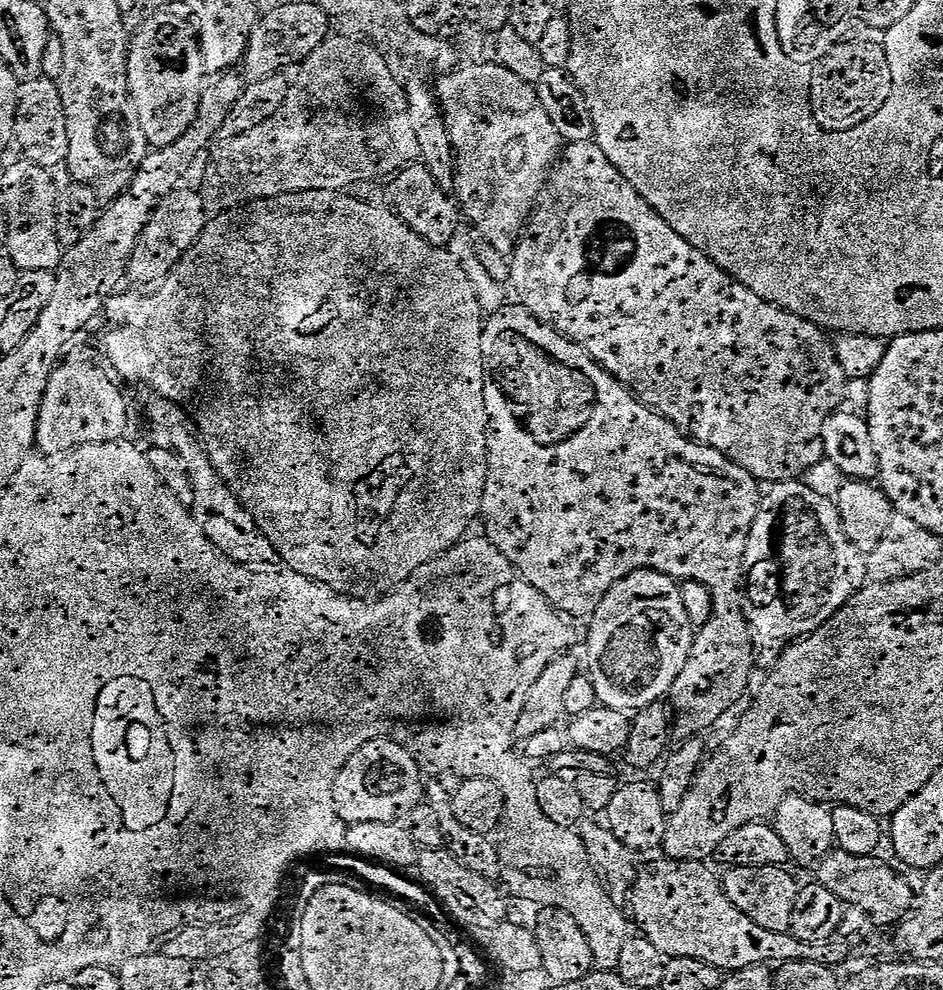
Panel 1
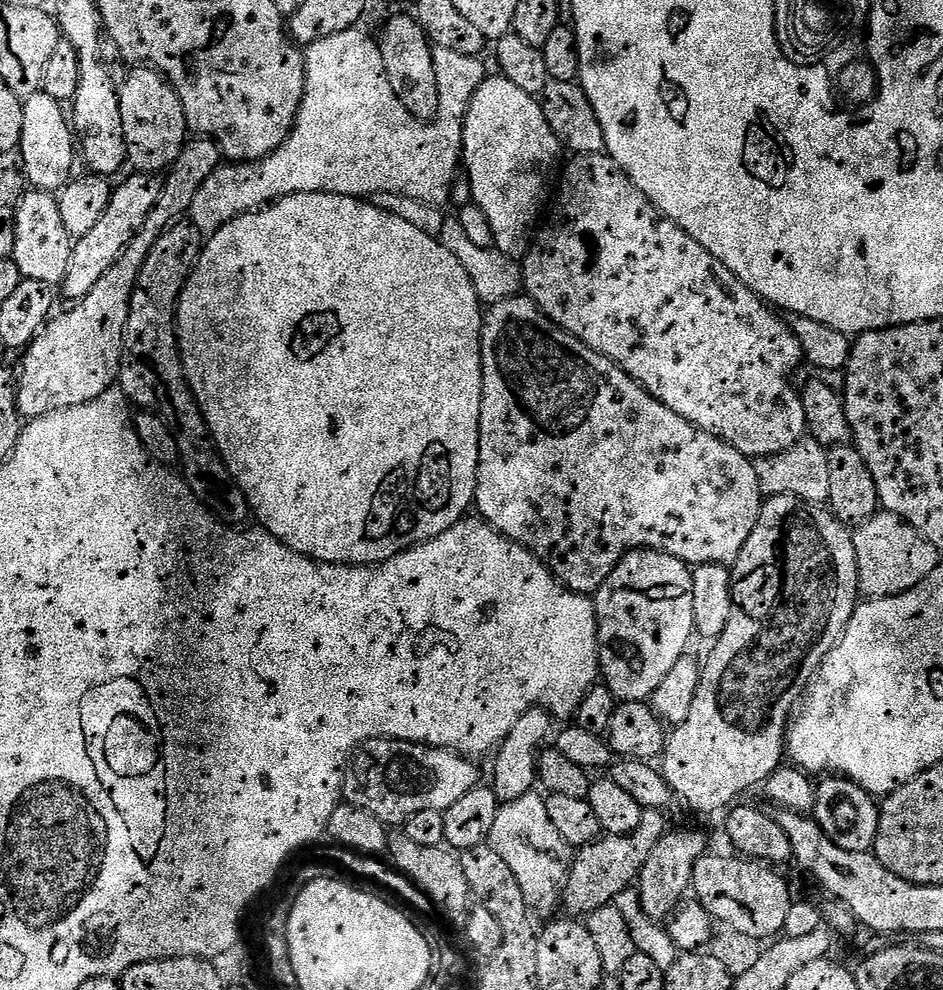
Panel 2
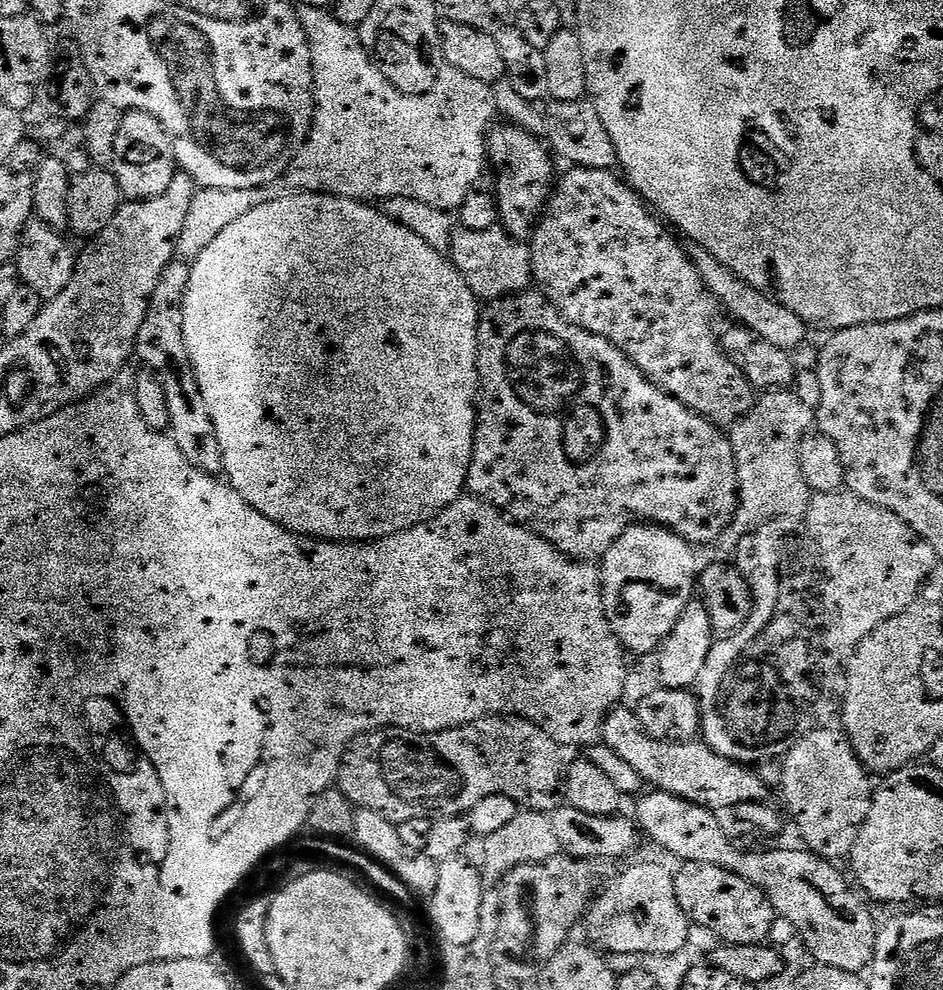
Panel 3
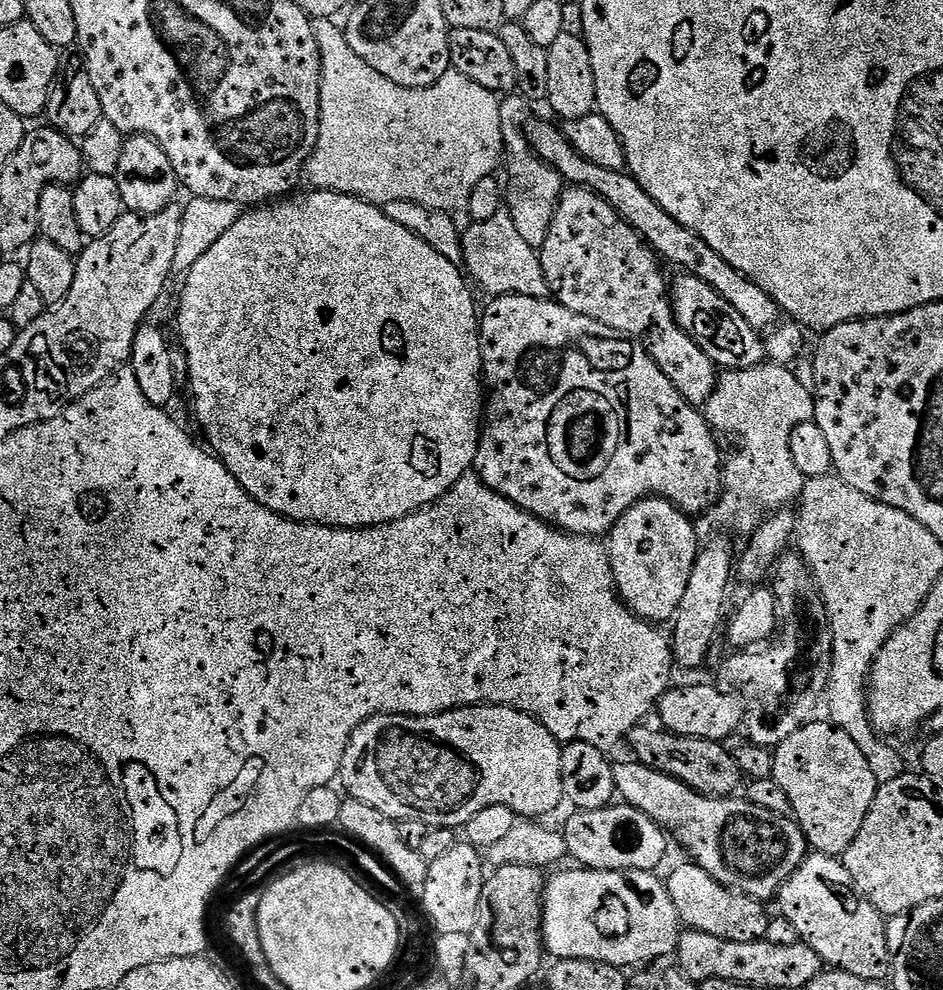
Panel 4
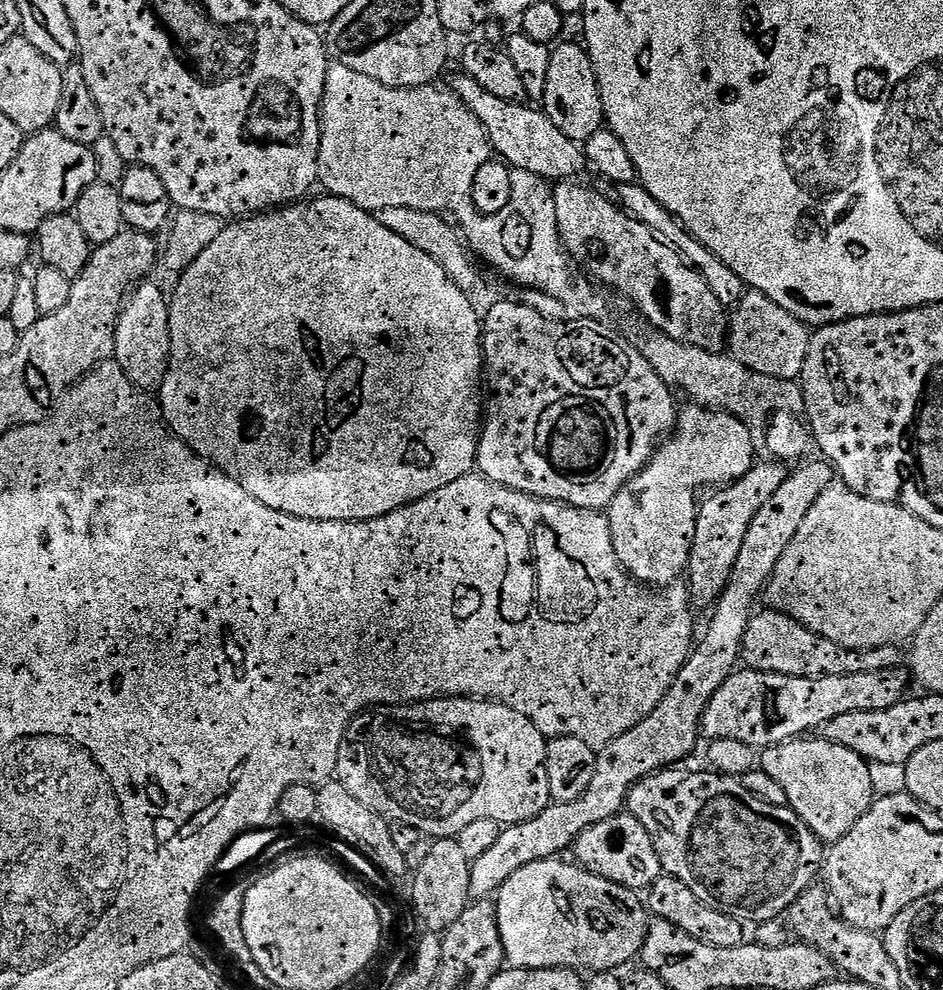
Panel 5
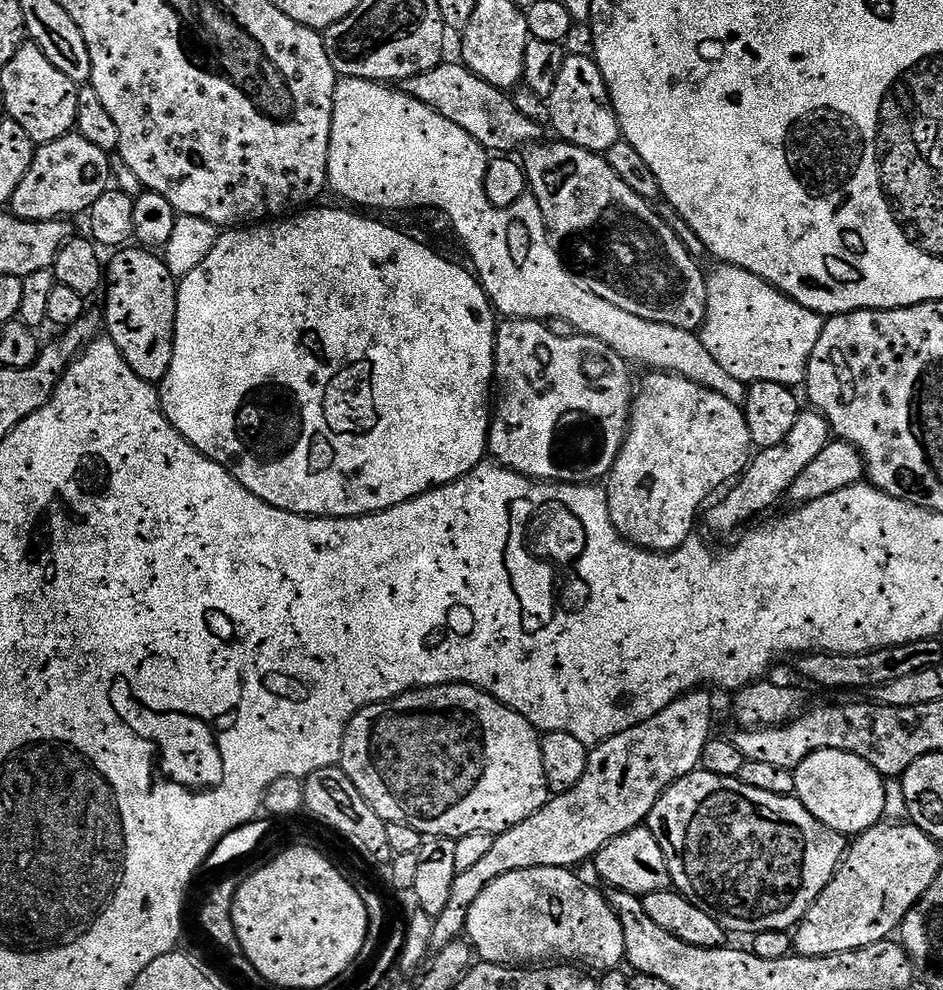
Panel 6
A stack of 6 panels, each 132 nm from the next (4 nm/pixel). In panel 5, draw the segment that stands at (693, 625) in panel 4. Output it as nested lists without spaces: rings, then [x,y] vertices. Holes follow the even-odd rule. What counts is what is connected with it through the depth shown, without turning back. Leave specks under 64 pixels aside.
[[[757,462],[744,477],[731,481],[730,488],[721,487],[708,501],[699,505],[696,513],[698,527],[694,530],[692,549],[686,569],[688,592],[696,604],[715,605],[730,582],[730,574],[734,570],[734,562],[738,562],[738,554],[742,550],[742,541],[746,539],[746,530],[750,530],[750,522],[754,522],[754,514],[770,502],[774,490],[782,486],[788,477],[789,469],[783,463]]]

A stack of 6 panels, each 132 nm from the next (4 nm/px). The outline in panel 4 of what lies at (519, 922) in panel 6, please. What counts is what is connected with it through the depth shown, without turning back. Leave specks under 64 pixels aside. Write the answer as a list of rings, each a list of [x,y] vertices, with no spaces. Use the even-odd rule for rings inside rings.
[[[572,866],[569,872],[560,872],[557,876],[549,875],[544,886],[542,897],[542,911],[540,914],[540,935],[542,948],[556,960],[589,960],[590,962],[606,962],[610,966],[621,970],[631,969],[633,966],[648,966],[651,960],[660,960],[663,956],[671,957],[676,951],[676,944],[682,935],[680,915],[674,910],[674,902],[668,893],[668,885],[663,879],[659,880],[656,872],[594,872],[591,868]]]

